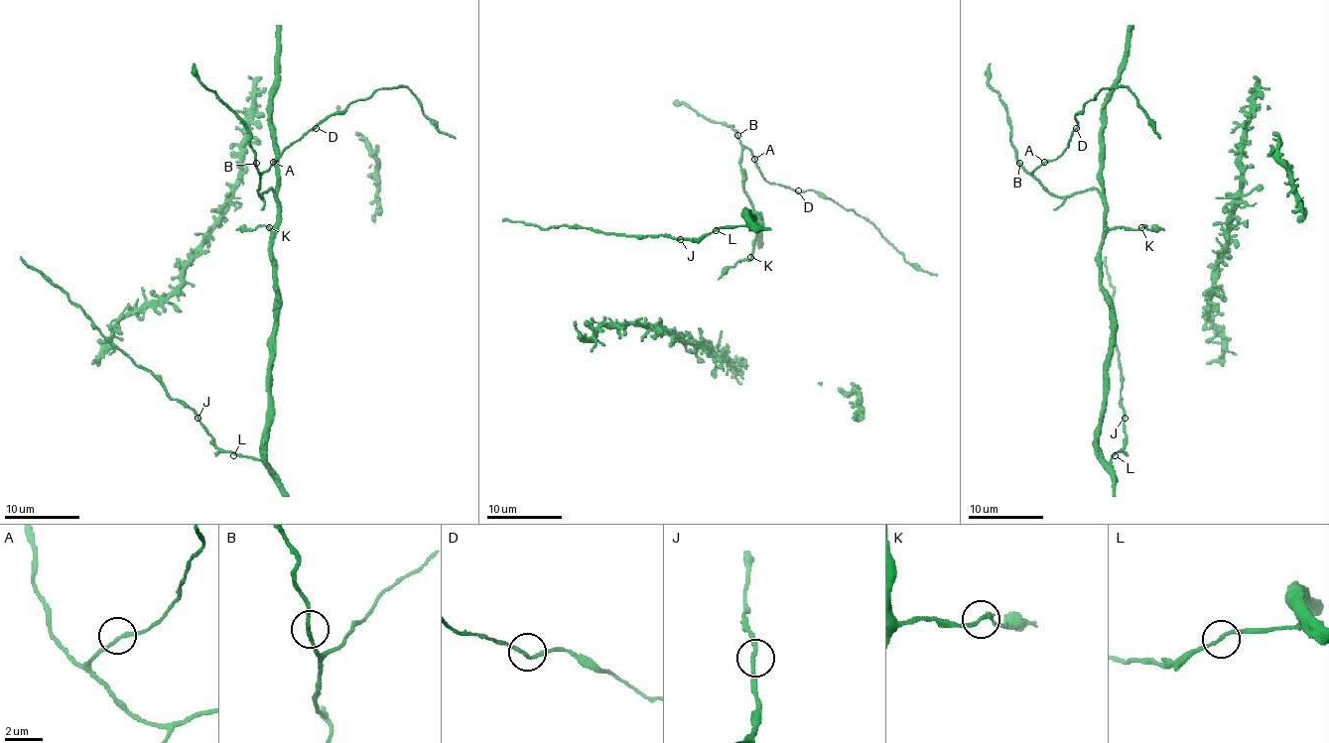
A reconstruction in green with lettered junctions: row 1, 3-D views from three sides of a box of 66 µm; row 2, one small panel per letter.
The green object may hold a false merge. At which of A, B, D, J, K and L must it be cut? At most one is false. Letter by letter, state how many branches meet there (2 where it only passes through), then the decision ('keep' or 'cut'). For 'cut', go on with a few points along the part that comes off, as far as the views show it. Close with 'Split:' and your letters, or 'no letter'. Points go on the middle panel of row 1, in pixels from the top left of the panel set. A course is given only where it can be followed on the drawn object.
A: 2 | keep
B: 2 | keep
D: 2 | keep
J: 2 | keep
K: 2 | cut | (751, 256), (739, 260), (718, 279)
L: 2 | keep
Split: K

